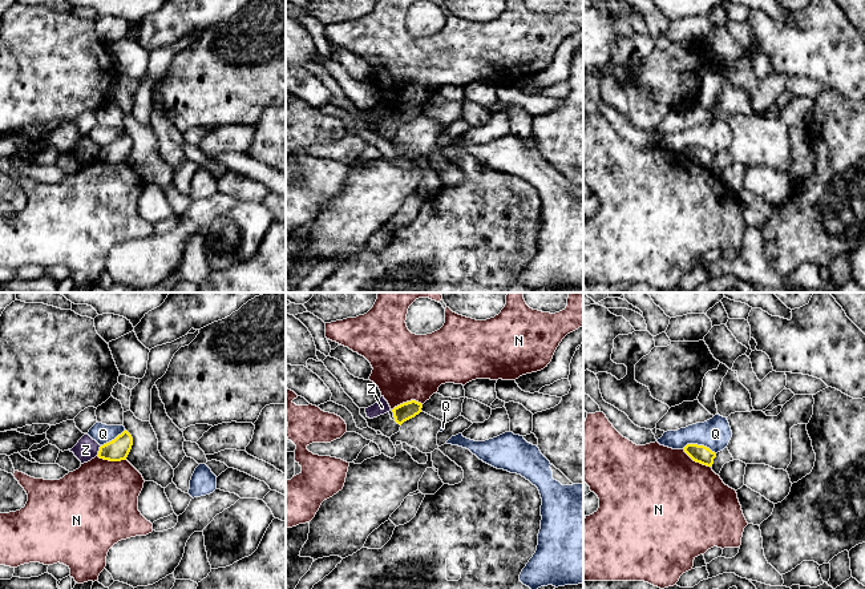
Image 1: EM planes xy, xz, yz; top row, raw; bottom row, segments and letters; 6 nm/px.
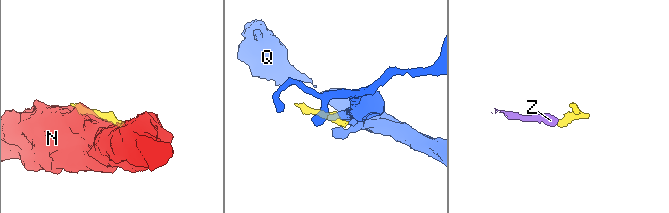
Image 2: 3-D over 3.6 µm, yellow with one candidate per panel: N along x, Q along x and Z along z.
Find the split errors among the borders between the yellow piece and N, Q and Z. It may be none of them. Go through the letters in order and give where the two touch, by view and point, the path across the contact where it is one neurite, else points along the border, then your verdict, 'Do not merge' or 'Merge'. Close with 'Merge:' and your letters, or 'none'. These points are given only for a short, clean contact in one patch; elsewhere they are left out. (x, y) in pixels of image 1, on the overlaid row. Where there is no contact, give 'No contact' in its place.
N: Touches yellow at xz (407, 402). Do not merge
Q: Touches yellow at yz (699, 446). Boundary: yz (682, 448), (687, 444), (703, 444), (715, 454). Do not merge
Z: Touches yellow at xy (98, 451). Boundary: xy (101, 446), (96, 455). Do not merge
Merge: none

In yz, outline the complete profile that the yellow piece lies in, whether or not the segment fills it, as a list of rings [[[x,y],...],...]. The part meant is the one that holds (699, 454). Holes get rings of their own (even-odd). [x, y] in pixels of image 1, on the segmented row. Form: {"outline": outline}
{"outline": [[[687,444],[683,449],[694,461],[707,467],[712,467],[716,457],[716,453],[704,445]]]}

